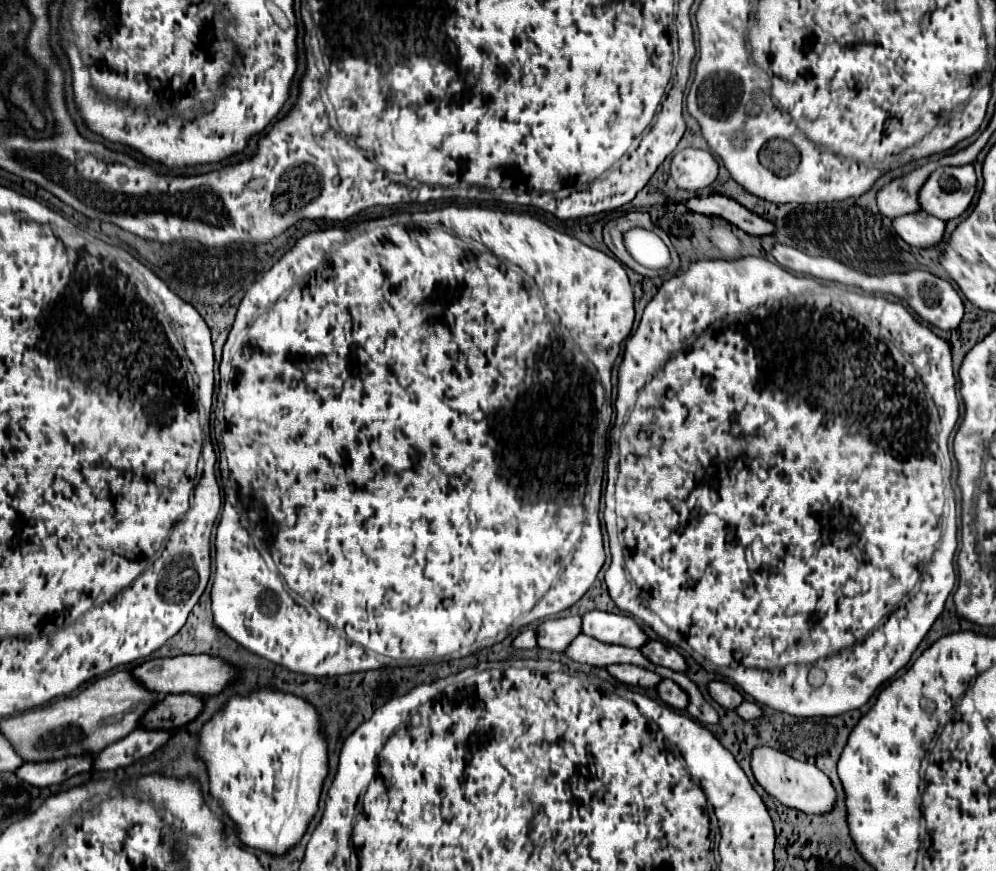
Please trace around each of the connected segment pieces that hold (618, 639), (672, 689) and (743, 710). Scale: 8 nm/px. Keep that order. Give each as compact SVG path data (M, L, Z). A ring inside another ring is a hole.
M588 611L582 615L582 633L596 637L604 643L624 645L624 647L640 647L648 641L646 633L638 627L632 617L614 615L604 611Z
M662 679L656 685L656 691L658 691L660 699L664 703L668 703L670 707L674 707L674 709L684 709L688 705L688 695L670 679Z
M744 701L742 705L738 705L734 711L736 711L742 719L758 719L758 717L762 715L760 707L754 705L754 703L748 703L748 701Z

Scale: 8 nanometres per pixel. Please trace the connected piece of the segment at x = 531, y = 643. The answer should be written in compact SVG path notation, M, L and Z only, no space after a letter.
M524 629L522 633L516 635L516 639L512 641L512 645L514 645L516 649L534 649L534 647L536 647L536 631Z

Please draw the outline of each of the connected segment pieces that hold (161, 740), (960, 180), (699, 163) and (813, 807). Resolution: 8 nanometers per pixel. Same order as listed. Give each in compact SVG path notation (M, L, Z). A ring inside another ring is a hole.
M136 729L124 739L108 745L104 751L100 751L94 761L92 769L94 771L108 771L108 769L118 769L132 765L134 761L150 755L158 747L162 747L168 741L170 733L168 731L144 731Z
M972 165L940 167L920 187L918 201L926 213L950 221L960 217L976 193L976 173Z
M704 149L678 151L670 165L672 181L686 191L698 191L718 179L720 163L714 153Z
M766 745L752 749L750 765L752 765L752 773L756 781L766 789L768 795L776 797L782 805L796 807L804 813L826 813L832 809L832 803L836 797L834 787L830 785L830 779L822 771L818 771L814 765L796 761L790 755Z

